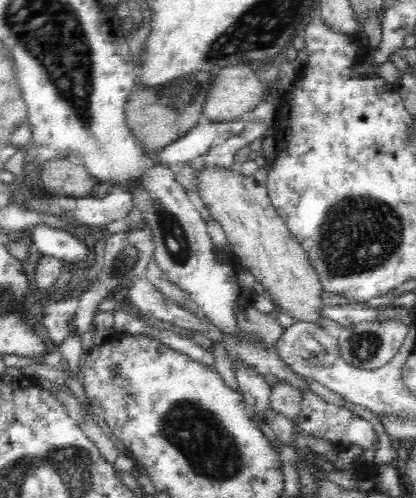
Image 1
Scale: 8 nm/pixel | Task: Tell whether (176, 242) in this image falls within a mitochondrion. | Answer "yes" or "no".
yes

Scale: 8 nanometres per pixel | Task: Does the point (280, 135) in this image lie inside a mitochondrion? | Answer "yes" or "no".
no

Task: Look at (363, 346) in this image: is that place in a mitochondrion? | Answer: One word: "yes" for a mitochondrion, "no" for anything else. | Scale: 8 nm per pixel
yes

